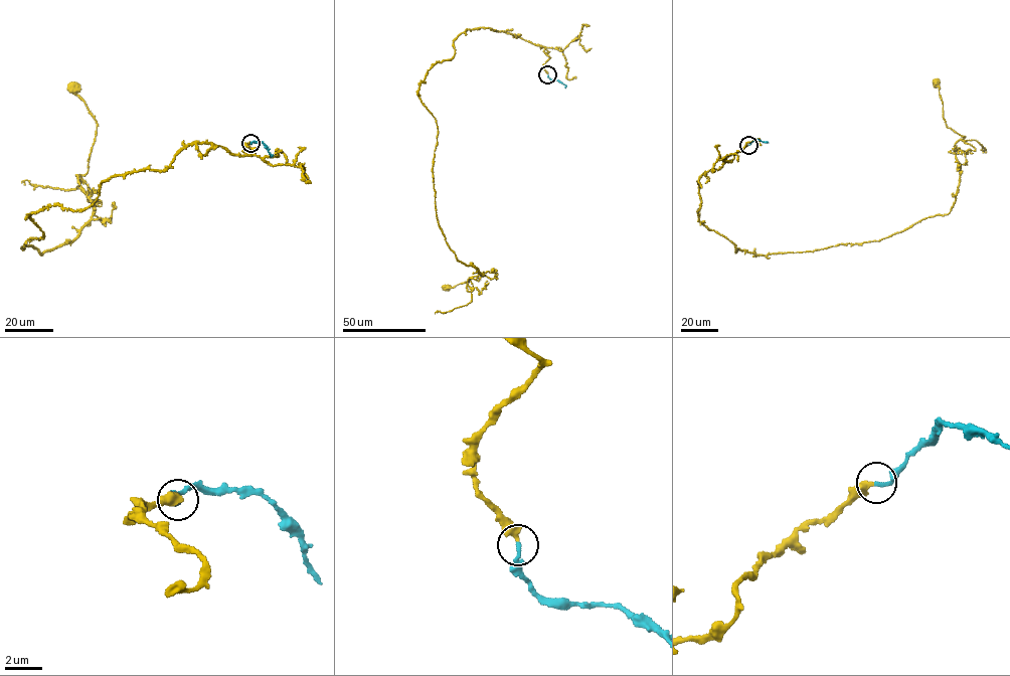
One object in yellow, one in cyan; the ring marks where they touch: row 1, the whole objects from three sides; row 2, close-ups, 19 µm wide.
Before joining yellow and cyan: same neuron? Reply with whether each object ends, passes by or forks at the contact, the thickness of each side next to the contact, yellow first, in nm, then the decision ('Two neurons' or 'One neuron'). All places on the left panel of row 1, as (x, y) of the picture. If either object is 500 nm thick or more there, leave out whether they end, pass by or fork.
At the ring yellow ends. At the ring cyan ends. Thickness 420 nm (yellow) against 220 nm. One neuron

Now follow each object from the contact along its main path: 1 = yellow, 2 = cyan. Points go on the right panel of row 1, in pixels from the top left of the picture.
1: (747, 145), (698, 181), (698, 219), (736, 251), (879, 241), (954, 205), (965, 137), (948, 127), (937, 81)
2: (748, 145), (754, 138), (768, 142)

